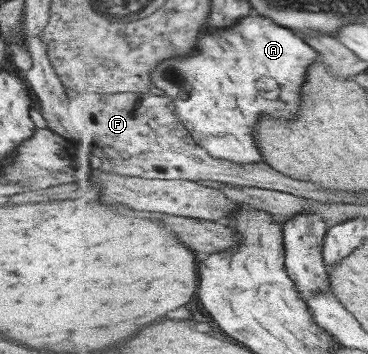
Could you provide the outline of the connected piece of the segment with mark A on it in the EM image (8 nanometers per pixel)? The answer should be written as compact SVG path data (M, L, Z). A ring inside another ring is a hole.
M243 17L233 27L220 30L205 24L202 32L197 53L164 59L155 68L152 79L175 100L178 118L212 156L245 165L259 163L263 155L253 135L257 121L265 113L277 119L297 117L295 113L301 111L299 91L305 83L303 77L307 75L307 67L315 63L321 53L269 17ZM259 87L265 87L263 95ZM269 87L281 87L281 95L273 99L275 95Z

